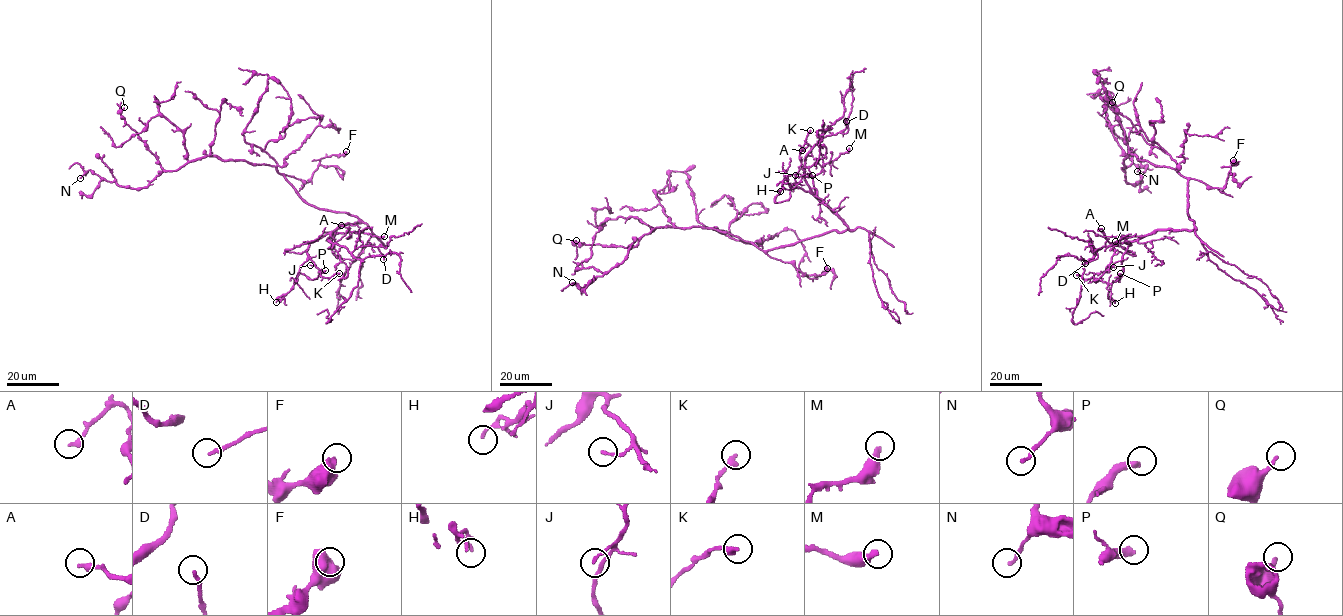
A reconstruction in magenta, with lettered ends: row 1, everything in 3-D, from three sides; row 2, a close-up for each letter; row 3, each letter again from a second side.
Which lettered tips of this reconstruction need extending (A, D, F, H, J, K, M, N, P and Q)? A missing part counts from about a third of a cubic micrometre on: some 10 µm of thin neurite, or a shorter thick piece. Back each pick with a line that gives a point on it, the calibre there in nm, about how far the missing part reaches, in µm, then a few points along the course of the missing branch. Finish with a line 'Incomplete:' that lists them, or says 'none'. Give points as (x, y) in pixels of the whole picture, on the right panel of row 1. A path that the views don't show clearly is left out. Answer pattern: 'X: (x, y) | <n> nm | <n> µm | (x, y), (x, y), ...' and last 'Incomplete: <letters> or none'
M: (1115, 241) | 380 nm | 50 µm | (1115, 241), (1096, 236), (1074, 247), (1048, 240), (1027, 250)
Incomplete: M

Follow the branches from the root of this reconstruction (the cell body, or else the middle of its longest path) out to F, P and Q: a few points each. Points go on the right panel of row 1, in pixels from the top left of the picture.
F: (1189, 206), (1189, 179), (1222, 188), (1230, 166), (1237, 164), (1233, 160)
P: (1189, 206), (1194, 228), (1160, 229), (1131, 241), (1122, 258), (1122, 274), (1115, 281), (1120, 273)
Q: (1189, 206), (1187, 179), (1174, 169), (1129, 154), (1123, 158), (1123, 168), (1130, 164), (1132, 156), (1112, 102)

